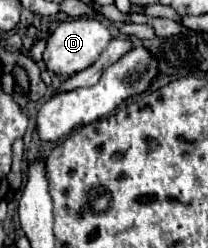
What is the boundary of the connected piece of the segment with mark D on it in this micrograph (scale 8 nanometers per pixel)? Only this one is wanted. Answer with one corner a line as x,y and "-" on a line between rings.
97,17
69,19
69,21
59,23
59,27
49,37
45,53
43,53
43,61
45,61
47,69
57,75
75,75
75,73
91,67
97,61
97,57
101,55
101,51
109,45
111,39
113,37
111,37
109,29

